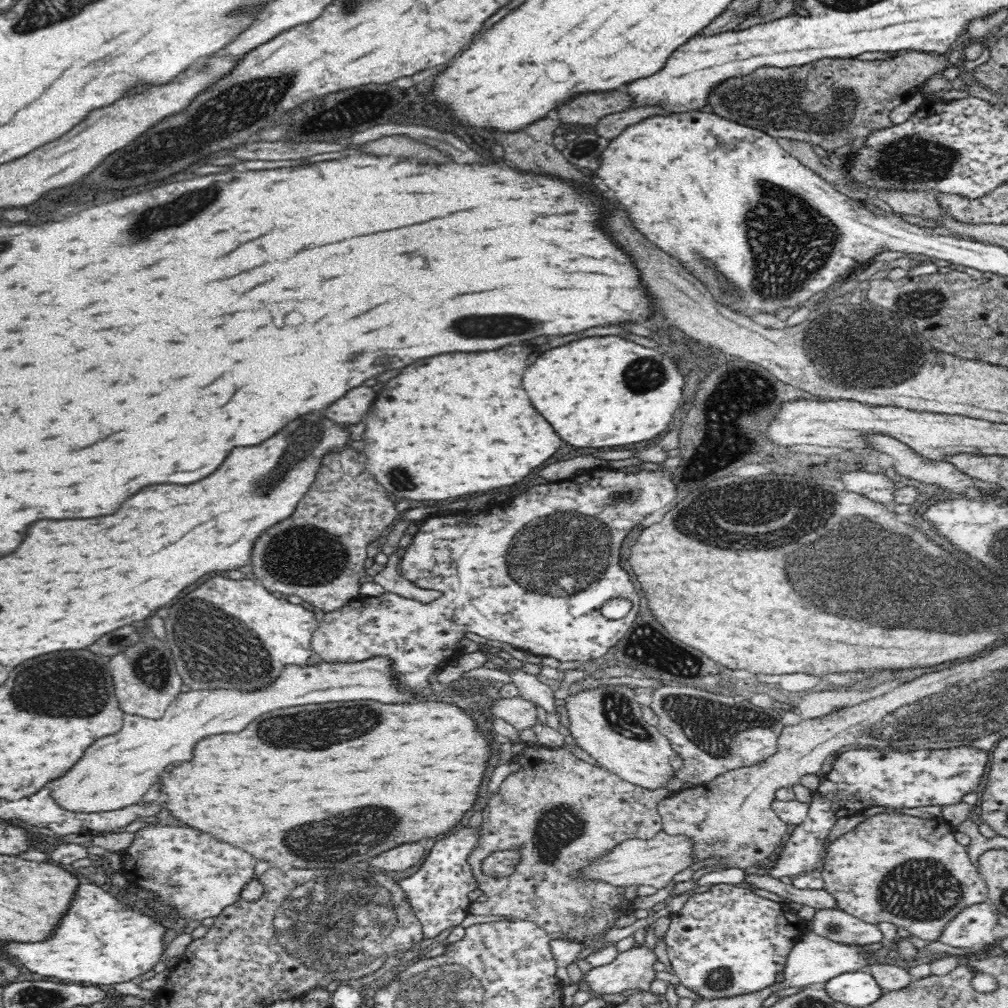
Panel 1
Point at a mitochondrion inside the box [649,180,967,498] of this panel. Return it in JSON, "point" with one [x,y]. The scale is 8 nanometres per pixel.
{"point":[876,347]}

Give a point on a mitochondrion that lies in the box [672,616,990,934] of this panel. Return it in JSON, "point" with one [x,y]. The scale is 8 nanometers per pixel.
{"point":[922,890]}

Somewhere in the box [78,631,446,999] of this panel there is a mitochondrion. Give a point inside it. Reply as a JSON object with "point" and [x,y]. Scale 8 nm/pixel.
{"point":[321,927]}

